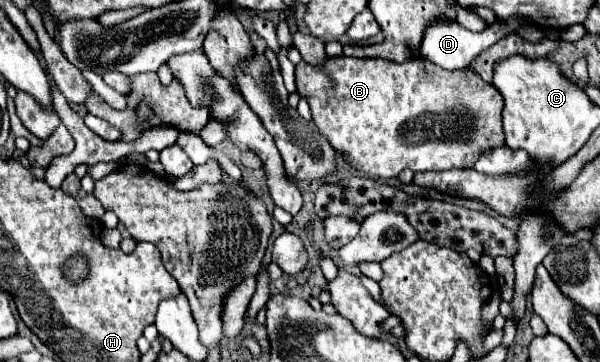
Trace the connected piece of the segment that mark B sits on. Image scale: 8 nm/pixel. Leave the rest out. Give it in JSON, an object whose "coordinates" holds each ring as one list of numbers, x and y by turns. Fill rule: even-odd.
{"coordinates":[[338,56,326,58,318,66,300,62,296,66,296,88,308,100,318,130,352,168,372,174,372,178,392,178,404,168,412,172,472,168,484,150,504,144,502,96,472,68,450,72,424,58,396,64,382,58]]}

